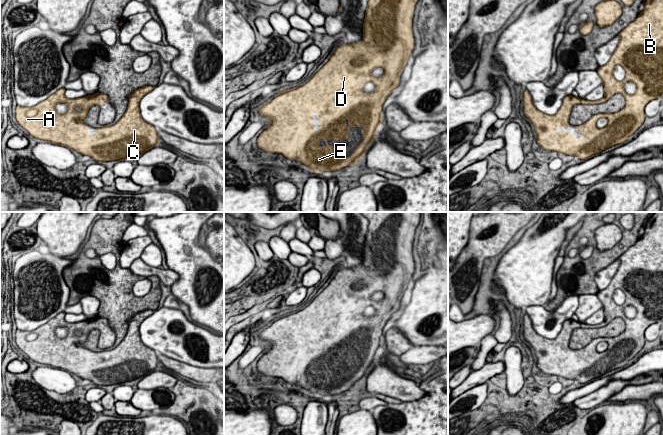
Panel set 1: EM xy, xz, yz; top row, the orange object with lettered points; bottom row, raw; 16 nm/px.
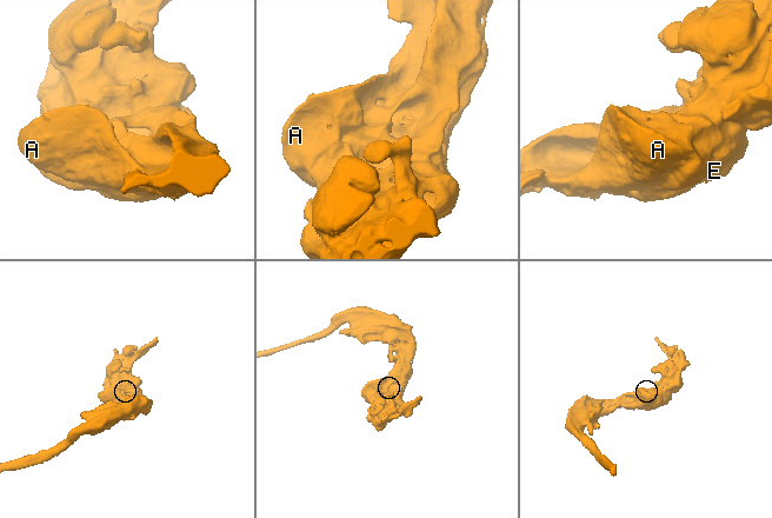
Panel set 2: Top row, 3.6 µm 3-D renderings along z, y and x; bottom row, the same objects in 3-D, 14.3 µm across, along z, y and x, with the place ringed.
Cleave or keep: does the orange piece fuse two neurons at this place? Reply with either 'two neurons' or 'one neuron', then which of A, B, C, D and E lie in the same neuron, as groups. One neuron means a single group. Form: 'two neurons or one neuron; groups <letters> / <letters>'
two neurons; groups A B D E / C

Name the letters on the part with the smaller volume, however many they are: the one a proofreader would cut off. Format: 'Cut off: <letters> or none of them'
Cut off: C

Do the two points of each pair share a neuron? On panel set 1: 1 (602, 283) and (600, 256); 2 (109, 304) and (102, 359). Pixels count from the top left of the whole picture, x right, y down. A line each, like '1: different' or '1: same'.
1: different
2: same

